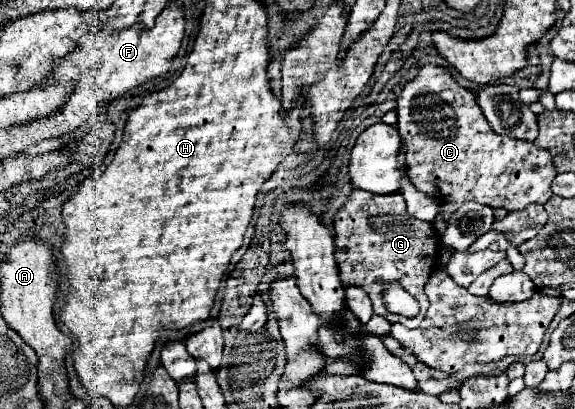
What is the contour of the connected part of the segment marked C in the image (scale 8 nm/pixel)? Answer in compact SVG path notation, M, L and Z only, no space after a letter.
M425 64L419 70L417 78L403 88L397 100L397 116L397 130L405 142L407 176L417 190L437 200L439 204L461 206L463 202L473 200L491 208L505 208L509 212L515 212L523 210L529 204L545 204L553 196L551 182L557 176L557 170L551 154L531 142L519 142L515 138L495 134L489 122L483 118L475 94L459 86L445 68Z

